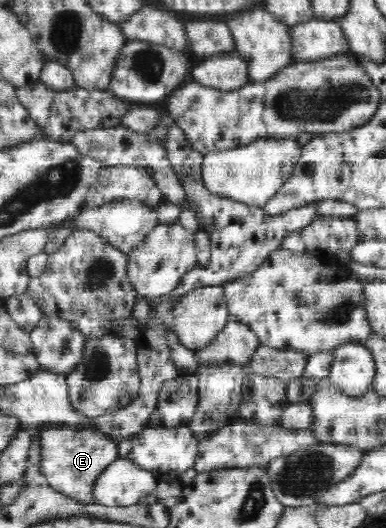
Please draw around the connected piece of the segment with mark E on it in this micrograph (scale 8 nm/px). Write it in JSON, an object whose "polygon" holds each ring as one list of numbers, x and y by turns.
{"polygon":[[51,426,40,432,38,440,40,446,40,471,46,476,47,484,79,503,93,504,92,488,99,475,115,460,119,459,116,441,99,432,89,430,75,430,69,426]]}

